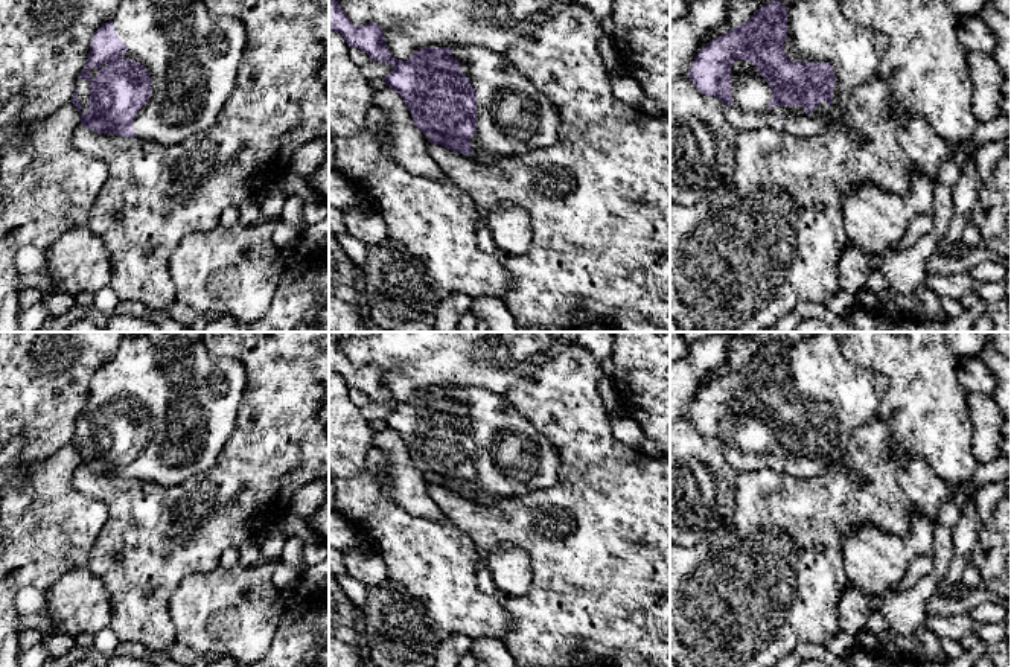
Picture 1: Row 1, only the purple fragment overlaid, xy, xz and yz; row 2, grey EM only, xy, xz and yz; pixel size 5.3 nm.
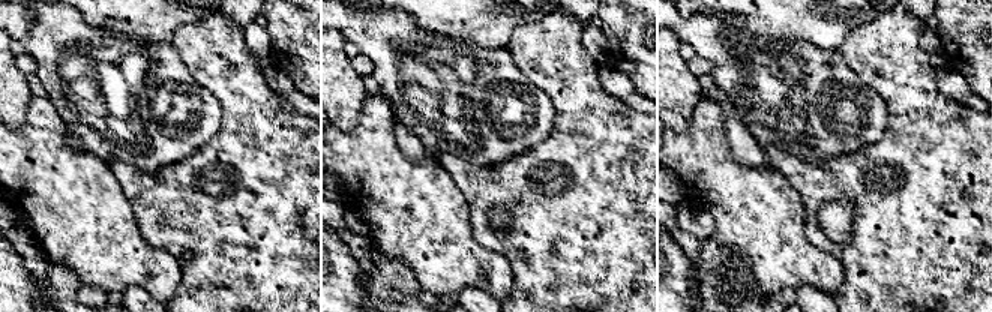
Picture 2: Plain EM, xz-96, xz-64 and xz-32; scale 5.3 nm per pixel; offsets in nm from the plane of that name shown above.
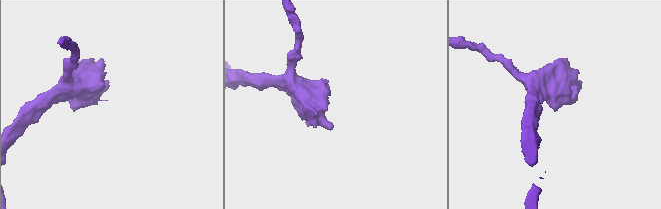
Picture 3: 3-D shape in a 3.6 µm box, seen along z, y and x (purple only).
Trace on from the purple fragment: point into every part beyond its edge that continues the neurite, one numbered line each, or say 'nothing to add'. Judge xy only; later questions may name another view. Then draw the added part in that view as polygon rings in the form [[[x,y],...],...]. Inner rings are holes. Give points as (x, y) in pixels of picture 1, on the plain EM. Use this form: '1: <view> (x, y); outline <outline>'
1: xy (192, 398); outline [[[125,334],[111,362],[126,385],[126,394],[117,399],[140,404],[151,419],[151,437],[134,457],[136,478],[174,486],[210,469],[234,428],[247,385],[244,365],[233,358],[213,356],[201,338],[152,341],[146,334]]]

